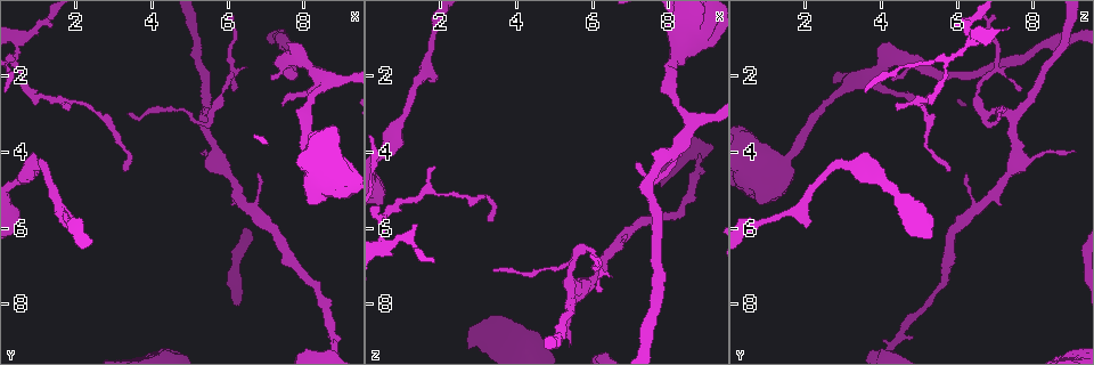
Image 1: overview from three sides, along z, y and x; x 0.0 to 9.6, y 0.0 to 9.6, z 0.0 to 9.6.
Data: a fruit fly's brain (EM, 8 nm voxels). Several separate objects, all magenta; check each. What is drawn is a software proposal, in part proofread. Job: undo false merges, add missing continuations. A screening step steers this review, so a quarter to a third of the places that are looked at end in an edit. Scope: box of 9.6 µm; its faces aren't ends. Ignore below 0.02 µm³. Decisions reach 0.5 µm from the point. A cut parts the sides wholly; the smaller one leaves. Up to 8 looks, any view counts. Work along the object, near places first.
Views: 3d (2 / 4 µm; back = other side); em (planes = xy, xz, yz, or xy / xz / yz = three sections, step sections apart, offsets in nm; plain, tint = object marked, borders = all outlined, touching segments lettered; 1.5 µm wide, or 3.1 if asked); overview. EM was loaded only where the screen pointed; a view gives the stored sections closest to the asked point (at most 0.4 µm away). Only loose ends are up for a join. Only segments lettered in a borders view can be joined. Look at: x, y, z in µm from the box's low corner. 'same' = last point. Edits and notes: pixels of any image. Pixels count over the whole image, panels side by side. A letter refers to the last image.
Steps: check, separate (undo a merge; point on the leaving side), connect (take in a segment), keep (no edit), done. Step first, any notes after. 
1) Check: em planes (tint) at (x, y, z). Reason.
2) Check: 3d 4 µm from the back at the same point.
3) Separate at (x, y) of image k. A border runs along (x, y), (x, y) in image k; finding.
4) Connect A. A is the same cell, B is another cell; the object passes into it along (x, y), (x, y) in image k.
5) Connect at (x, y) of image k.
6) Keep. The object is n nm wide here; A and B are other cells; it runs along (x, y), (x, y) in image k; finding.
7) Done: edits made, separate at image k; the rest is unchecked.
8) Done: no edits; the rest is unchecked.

Check: em planes (borders) at (3.30, 4.55, 5.80). Thin end.

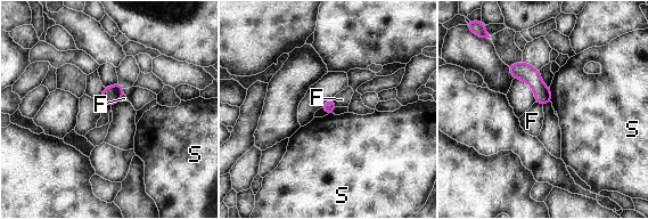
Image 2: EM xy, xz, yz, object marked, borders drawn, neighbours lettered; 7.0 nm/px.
Keep. F and S are other cells; no lettered segment goes on from it.

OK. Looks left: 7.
Check: em planes (borders) at (1.80, 2.90, 4.50).

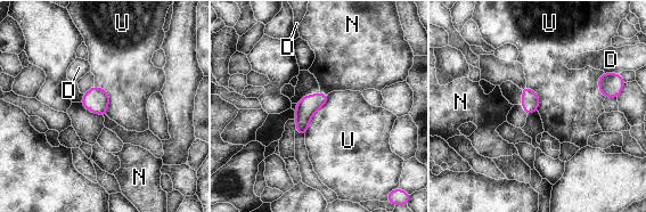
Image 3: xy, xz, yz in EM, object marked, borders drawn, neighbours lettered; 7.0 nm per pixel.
Keep. D, N and U are other cells; a border runs along (328, 95), (304, 136) in image 3; none of them fits.

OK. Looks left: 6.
Check: em yz step 8 (borders) at (1.80, 5.95, 2.05). Branch stops here.

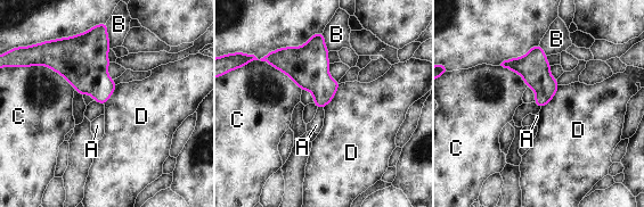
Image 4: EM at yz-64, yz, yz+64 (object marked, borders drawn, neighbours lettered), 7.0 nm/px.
Check: em xz step 8 (borders) at the same point.

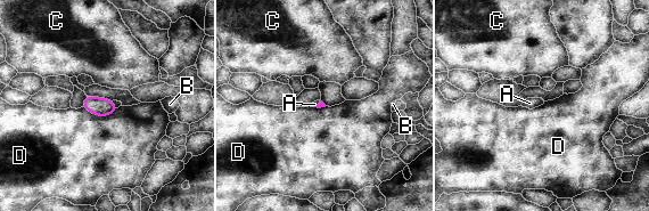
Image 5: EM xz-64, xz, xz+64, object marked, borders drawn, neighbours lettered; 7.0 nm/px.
Keep. A, B, C and D are other cells; no lettered segment goes on from it.

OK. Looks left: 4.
Done: no edits; the rest is unchecked.

